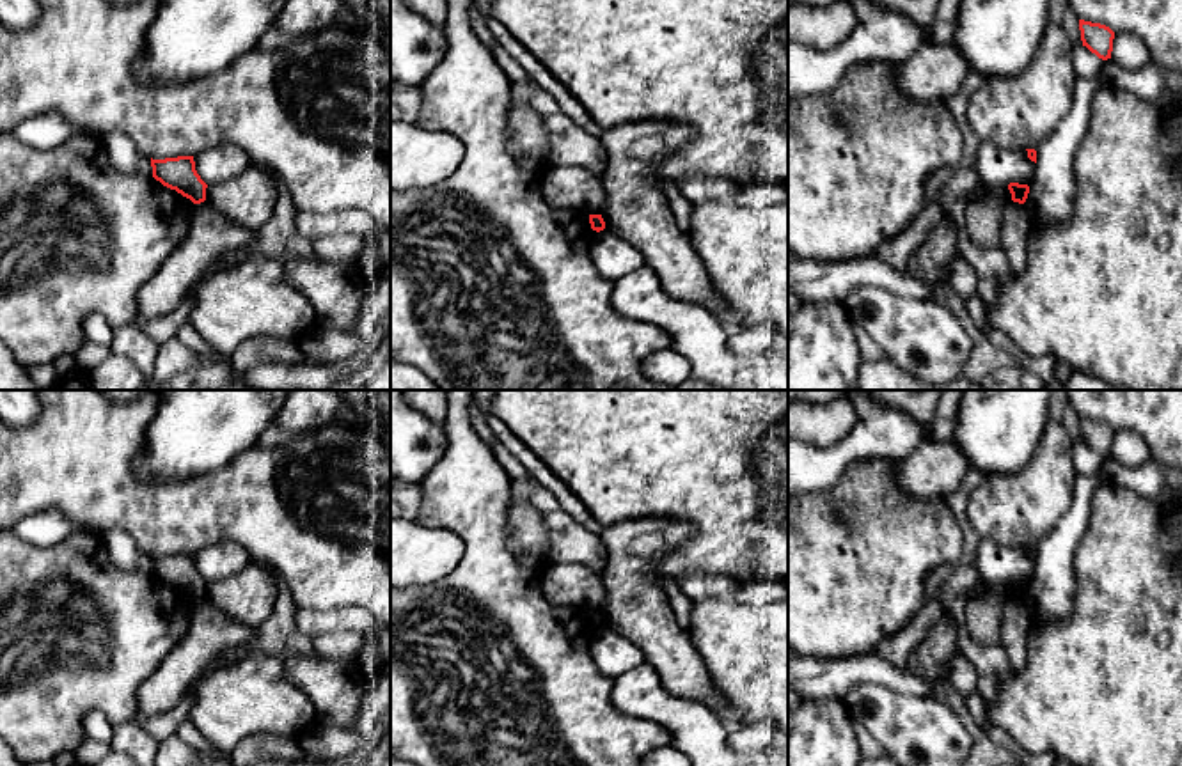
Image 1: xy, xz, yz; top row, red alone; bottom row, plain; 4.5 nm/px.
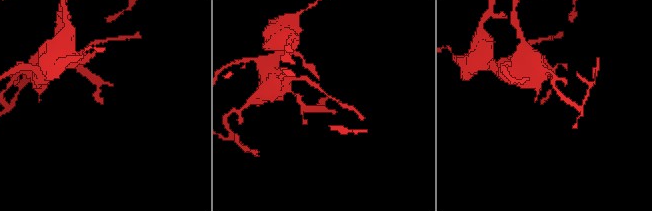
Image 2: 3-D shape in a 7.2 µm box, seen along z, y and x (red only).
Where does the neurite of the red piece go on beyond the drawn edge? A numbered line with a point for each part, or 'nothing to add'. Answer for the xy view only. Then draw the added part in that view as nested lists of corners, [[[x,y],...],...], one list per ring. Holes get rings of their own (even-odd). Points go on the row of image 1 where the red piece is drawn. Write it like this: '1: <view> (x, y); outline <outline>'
nothing to add

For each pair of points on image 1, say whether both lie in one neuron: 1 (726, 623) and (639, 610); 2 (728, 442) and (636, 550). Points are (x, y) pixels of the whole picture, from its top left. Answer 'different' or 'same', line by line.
1: different
2: different

